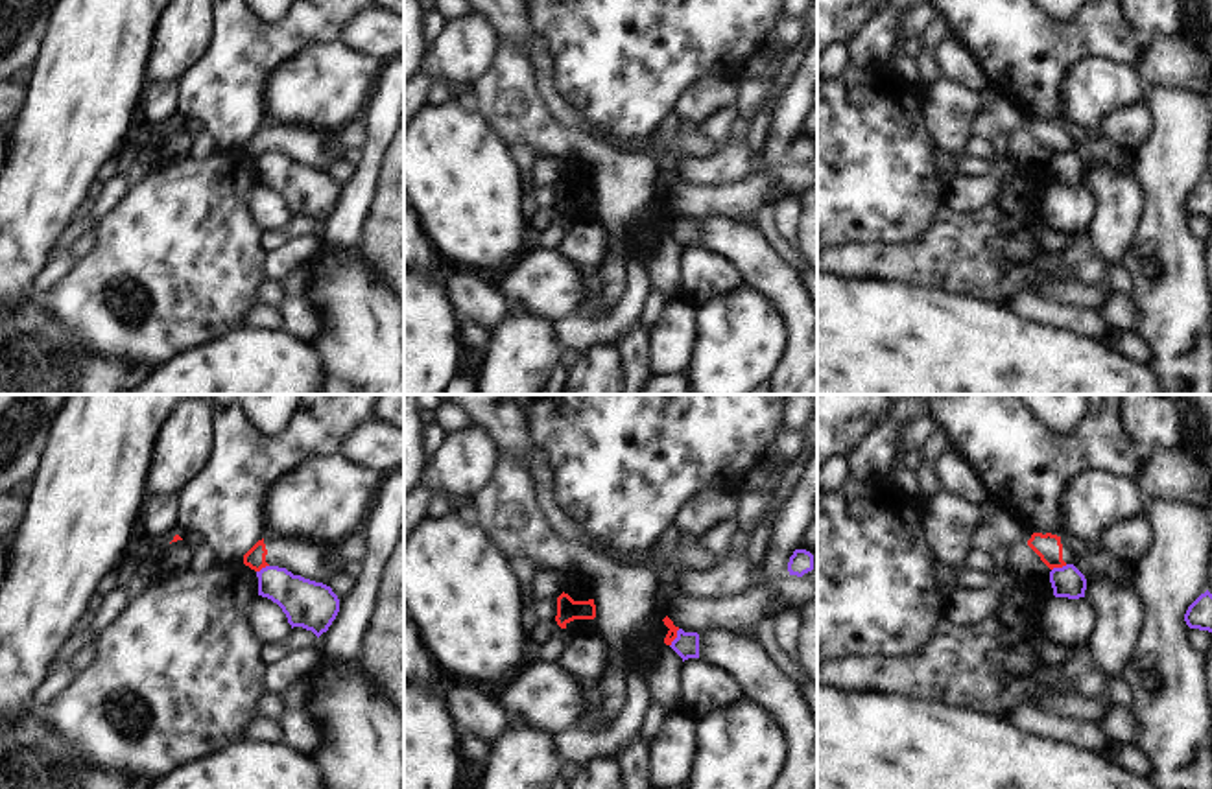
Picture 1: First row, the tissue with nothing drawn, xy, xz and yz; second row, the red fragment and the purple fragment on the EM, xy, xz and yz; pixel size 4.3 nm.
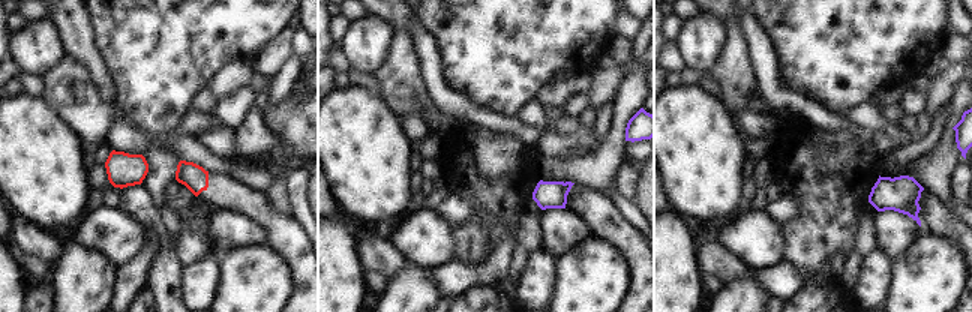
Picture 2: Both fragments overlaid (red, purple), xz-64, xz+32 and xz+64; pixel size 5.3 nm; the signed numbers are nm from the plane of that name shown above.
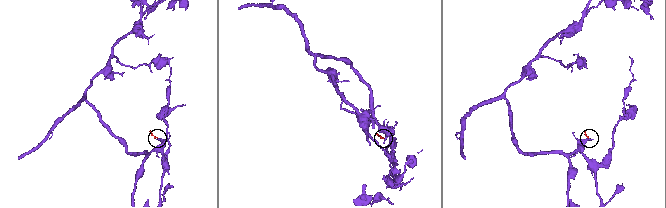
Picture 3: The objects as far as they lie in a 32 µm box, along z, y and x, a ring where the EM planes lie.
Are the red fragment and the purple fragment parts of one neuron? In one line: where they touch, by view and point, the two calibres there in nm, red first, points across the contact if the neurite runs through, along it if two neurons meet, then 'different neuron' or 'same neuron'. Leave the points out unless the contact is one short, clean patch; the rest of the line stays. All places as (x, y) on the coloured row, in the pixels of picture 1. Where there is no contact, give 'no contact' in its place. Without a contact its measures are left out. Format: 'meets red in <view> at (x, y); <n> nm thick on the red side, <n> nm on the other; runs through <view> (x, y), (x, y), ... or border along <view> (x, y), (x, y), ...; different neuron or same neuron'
meets red in xz at (676, 636); 50 nm thick on the red side, 110 nm on the other; border along xz (679, 629), (670, 646); different neuron

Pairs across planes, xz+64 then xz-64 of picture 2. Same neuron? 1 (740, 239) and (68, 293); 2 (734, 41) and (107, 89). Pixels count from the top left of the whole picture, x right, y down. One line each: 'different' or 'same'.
1: different
2: different

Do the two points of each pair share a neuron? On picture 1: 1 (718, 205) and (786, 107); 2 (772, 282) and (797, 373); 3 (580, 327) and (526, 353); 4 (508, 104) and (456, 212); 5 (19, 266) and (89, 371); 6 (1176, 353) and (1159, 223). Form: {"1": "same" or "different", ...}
{"1": "same", "2": "same", "3": "different", "4": "different", "5": "different", "6": "same"}

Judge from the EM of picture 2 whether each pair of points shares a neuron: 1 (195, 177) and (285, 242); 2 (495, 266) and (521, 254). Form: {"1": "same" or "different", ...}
{"1": "same", "2": "different"}

